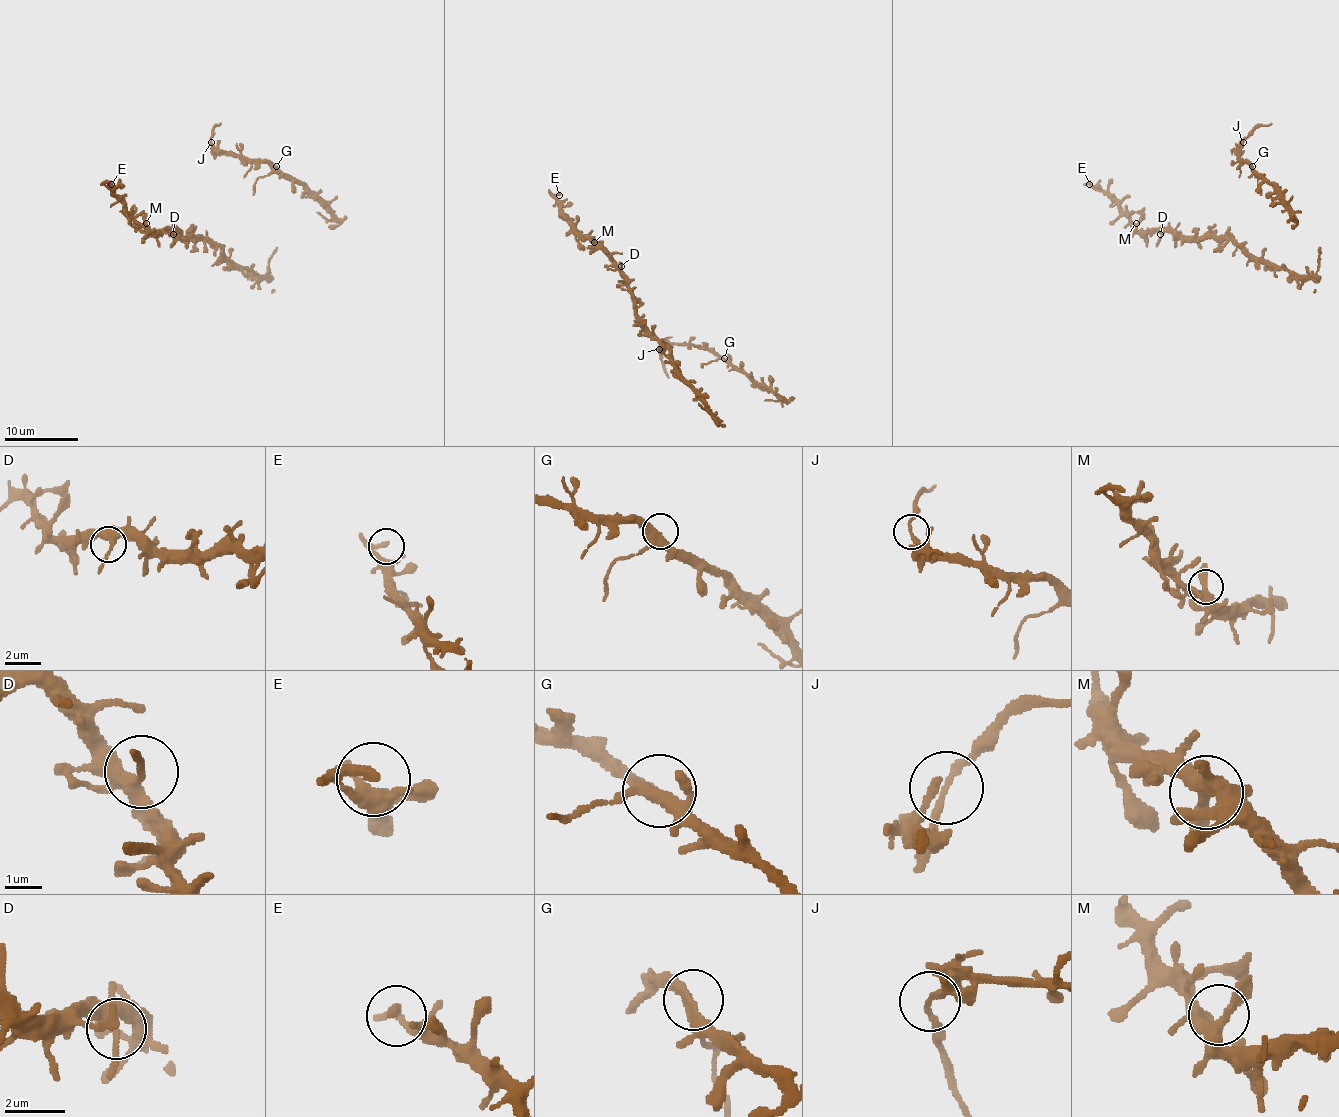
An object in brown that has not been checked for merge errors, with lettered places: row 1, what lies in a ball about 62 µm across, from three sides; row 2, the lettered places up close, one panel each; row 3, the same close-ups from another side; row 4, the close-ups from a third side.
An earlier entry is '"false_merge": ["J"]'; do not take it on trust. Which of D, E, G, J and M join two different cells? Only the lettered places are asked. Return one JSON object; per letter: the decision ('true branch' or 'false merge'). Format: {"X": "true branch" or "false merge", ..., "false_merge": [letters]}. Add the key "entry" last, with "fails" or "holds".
{"D": "true branch", "E": "true branch", "G": "true branch", "J": "false merge", "M": "true branch", "false_merge": ["J"], "entry": "holds"}

